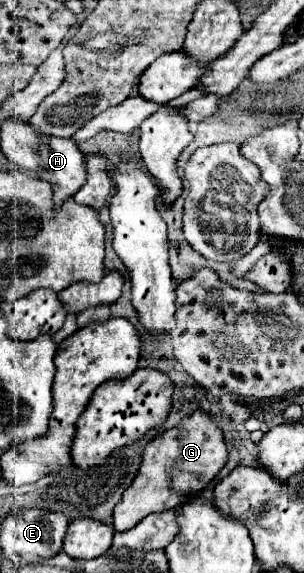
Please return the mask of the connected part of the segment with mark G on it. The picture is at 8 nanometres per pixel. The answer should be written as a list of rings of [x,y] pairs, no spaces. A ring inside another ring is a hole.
[[[194,410],[180,420],[176,428],[170,428],[152,438],[142,452],[140,470],[124,492],[122,500],[114,508],[114,530],[124,532],[136,526],[144,516],[152,512],[164,512],[176,508],[180,494],[192,494],[192,490],[204,490],[212,478],[222,470],[228,458],[228,446],[216,420],[204,410]]]

